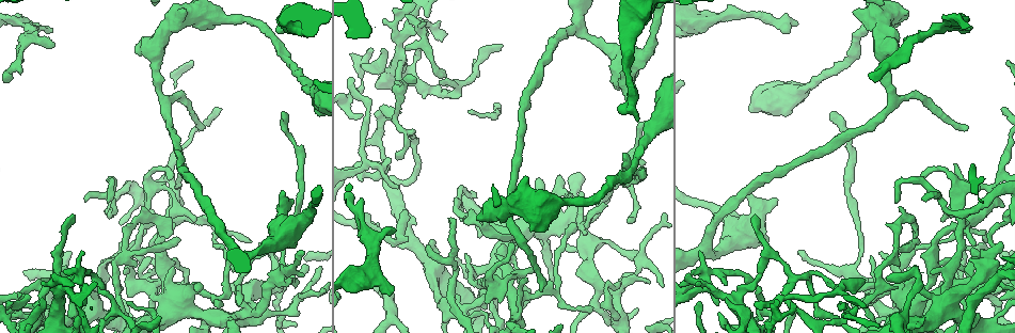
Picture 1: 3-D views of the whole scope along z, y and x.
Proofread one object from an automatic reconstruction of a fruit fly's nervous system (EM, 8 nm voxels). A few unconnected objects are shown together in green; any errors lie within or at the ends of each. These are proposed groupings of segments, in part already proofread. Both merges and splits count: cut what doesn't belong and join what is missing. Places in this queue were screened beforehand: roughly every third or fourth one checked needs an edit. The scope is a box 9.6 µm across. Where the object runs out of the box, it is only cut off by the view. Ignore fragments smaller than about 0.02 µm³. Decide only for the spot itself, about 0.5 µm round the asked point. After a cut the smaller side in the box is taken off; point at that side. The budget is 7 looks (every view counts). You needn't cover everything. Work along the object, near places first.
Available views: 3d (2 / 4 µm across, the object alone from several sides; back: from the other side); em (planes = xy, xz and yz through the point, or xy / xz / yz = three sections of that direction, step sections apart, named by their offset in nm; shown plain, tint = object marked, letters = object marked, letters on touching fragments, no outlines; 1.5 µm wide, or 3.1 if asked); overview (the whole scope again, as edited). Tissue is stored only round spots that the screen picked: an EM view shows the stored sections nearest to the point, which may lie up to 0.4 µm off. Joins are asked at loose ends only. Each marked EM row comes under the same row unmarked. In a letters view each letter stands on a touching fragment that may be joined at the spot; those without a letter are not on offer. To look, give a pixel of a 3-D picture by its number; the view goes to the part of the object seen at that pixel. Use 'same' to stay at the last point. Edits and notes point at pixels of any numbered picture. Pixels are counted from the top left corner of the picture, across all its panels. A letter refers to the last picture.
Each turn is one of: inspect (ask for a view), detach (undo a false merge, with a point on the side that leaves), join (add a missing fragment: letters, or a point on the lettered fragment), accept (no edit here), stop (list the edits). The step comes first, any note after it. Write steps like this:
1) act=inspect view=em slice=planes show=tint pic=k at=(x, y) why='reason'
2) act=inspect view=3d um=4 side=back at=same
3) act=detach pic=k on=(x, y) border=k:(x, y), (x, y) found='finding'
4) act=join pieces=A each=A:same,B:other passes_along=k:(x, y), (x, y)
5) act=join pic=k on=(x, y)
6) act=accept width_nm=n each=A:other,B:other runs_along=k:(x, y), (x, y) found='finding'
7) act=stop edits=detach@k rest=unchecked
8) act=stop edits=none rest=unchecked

act=inspect view=3d um=2 pic=1 at=(797, 22) why='an open end'

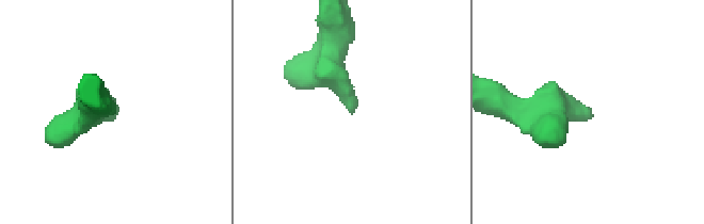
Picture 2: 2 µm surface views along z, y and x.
act=inspect view=em slice=planes show=letters pic=2 at=(351, 112) why='shape alone is not enough'

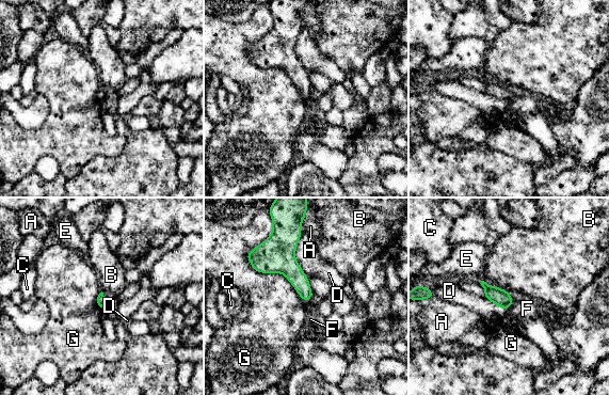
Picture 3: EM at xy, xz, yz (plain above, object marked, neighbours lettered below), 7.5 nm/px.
act=accept each=A:other,B:other,C:other,D:other,E:other,F:other,G:other border=3:(246, 256), (306, 302) found='no lettered fragment goes on from it'

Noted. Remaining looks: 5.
act=inspect view=em slice=xz step=8 show=letters pic=1 at=(540, 286) why='branch stops here'

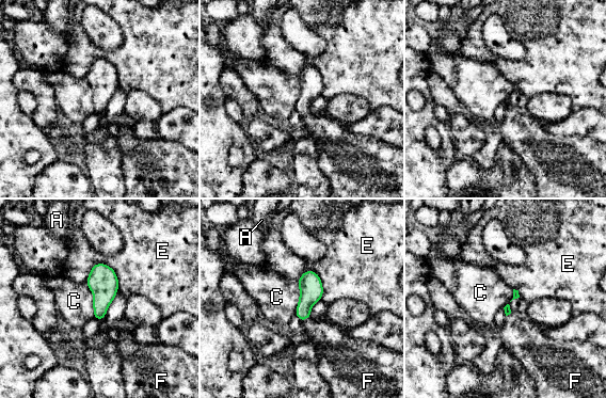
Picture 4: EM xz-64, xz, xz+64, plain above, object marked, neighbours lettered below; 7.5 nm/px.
act=join pic=4 on=(330, 339) each=A:other,C:other,E:other,F:same passes_along=4:(311, 287), (306, 318), (330, 339) found='it goes on there'

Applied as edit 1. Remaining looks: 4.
act=inspect view=3d um=2 pic=1 at=(169, 178) why='free end'

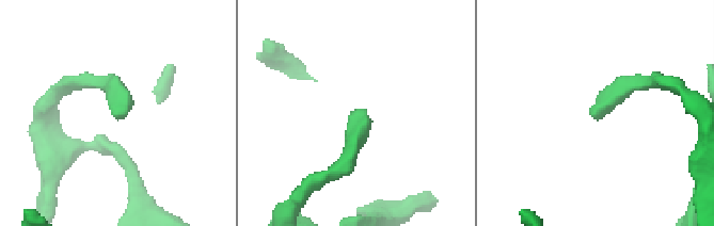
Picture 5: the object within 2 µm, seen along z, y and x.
act=inspect view=em slice=planes show=letters pic=5 at=(356, 109) why='shape alone is not enough'

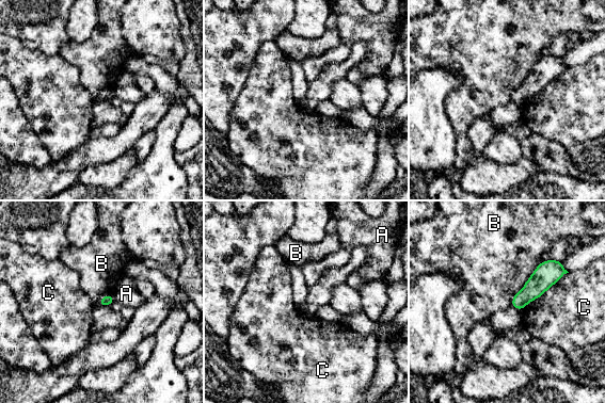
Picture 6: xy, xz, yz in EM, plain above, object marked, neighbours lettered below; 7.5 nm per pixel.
act=accept width_nm=80 each=A:other,B:other,C:other found='no lettered fragment goes on from it'

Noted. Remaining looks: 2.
act=stop edits=join@4 rest=unchecked

